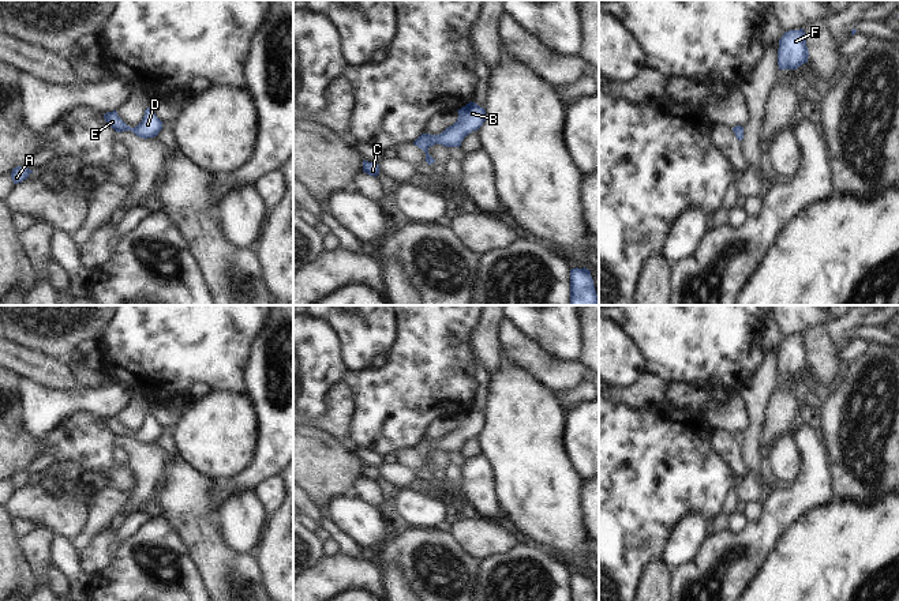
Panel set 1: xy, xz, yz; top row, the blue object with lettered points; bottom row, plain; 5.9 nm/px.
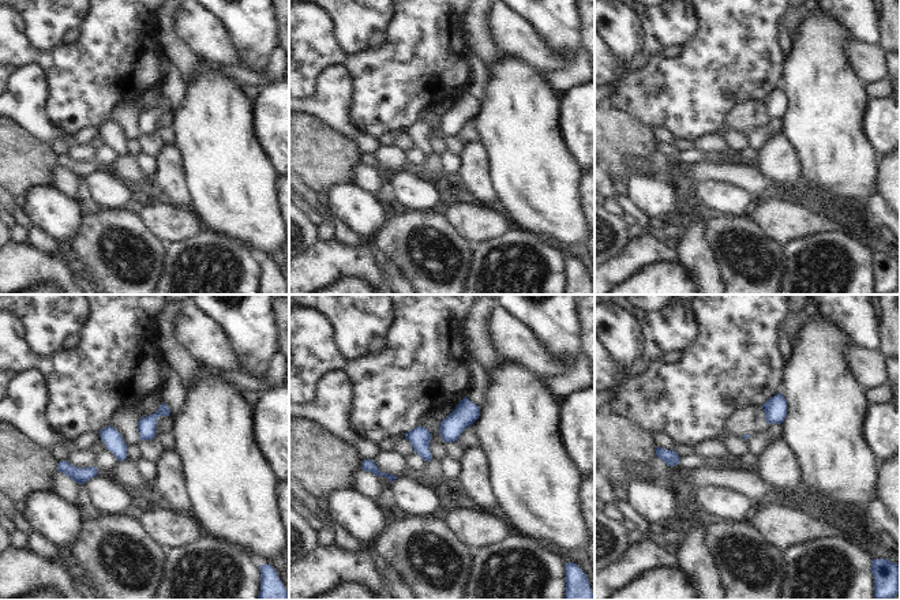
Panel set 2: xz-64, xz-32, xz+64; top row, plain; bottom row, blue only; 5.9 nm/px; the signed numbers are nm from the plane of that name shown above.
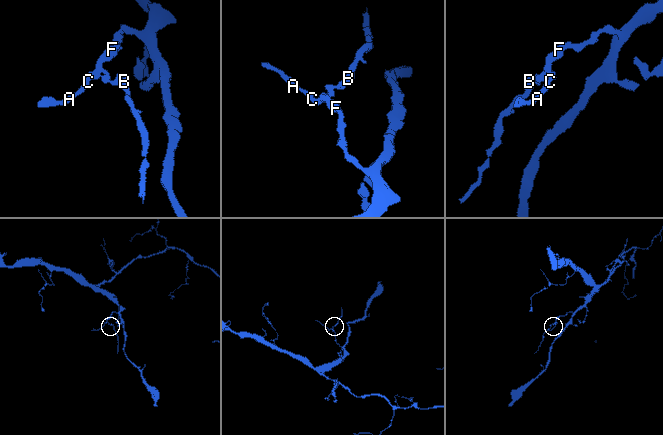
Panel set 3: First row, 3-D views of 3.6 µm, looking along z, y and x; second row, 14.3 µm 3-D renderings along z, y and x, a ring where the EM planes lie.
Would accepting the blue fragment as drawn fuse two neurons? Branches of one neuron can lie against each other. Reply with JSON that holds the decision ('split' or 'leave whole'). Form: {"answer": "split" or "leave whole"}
{"answer": "leave whole"}

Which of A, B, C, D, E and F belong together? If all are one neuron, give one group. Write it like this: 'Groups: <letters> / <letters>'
Groups: A B C D E F.

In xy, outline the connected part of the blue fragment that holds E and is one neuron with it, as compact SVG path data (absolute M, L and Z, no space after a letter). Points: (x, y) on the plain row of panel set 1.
M147 413L145 416L145 421L142 427L131 433L127 431L117 420L116 416L108 417L104 420L105 427L116 436L132 436L136 442L147 444L154 443L158 440L158 437L162 435L162 427L156 421L156 418L151 416L151 413Z

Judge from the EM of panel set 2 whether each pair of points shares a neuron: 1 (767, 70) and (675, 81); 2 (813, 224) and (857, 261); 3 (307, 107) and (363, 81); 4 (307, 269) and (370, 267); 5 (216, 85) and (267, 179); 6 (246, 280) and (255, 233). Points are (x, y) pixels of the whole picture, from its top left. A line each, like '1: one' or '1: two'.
1: one
2: two
3: two
4: one
5: one
6: two

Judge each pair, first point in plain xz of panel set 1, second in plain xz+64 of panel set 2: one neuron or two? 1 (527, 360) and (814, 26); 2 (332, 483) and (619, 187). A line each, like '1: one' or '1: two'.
1: two
2: two

